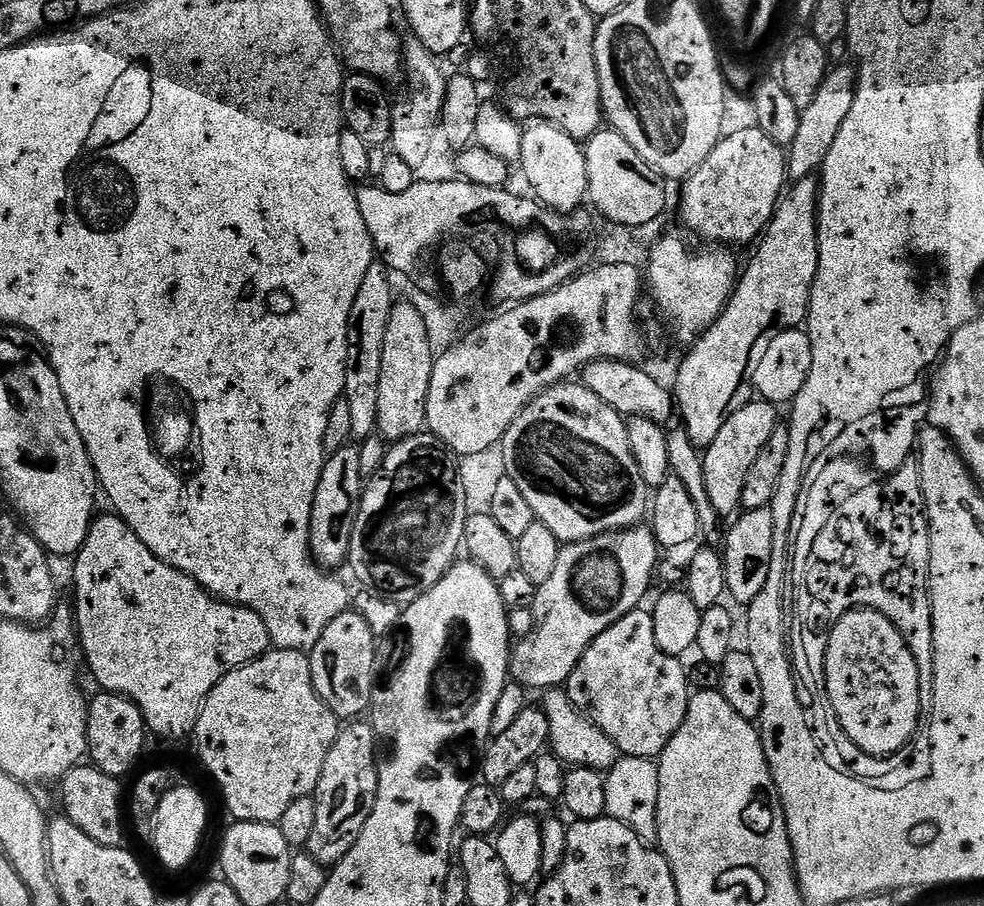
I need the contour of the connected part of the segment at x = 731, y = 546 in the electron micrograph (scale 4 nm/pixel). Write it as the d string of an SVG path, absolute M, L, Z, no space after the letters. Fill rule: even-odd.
M771 507L749 512L741 511L732 522L728 533L724 536L724 548L722 547L724 587L730 600L732 596L733 605L747 606L754 602L754 598L758 598L758 594L762 594L766 586L766 578L770 574L770 562L776 551L774 548L774 514Z

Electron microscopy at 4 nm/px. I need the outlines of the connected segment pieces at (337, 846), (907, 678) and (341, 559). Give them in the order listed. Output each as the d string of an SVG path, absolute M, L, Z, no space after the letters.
M348 722L341 727L334 746L330 746L330 754L326 754L326 762L314 793L314 830L306 845L306 851L319 864L337 864L352 849L358 834L366 826L366 818L378 794L376 744L378 737L371 723Z
M856 608L853 612L846 610L846 614L844 614L840 623L840 628L846 630L847 628L854 627L855 624L858 631L865 632L868 635L868 640L839 640L839 638L833 638L826 641L826 682L820 687L820 692L822 696L828 699L828 704L832 707L833 712L831 712L831 715L834 717L844 739L850 742L855 742L856 740L906 740L906 734L910 734L910 730L914 726L914 716L916 716L916 699L912 696L915 691L914 660L910 658L910 654L904 648L904 642L899 640L899 638L880 640L882 621L879 614L874 614L873 608Z
M345 446L331 453L324 461L318 490L314 494L308 530L308 546L312 559L325 570L336 570L340 563L343 565L348 560L352 523L359 506L361 491L359 447Z

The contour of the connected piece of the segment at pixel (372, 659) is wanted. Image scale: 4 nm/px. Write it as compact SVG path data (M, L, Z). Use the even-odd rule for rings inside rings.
M354 610L338 614L326 630L320 632L318 642L310 649L312 685L324 705L341 721L348 722L369 711L374 685L372 671L376 668L377 637L372 635L366 618Z

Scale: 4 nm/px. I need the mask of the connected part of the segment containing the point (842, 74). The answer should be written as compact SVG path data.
M833 67L824 77L822 86L818 86L818 94L814 94L814 102L810 102L810 106L799 109L798 132L792 144L786 148L786 172L793 181L819 173L820 167L824 165L826 154L830 152L830 146L834 144L834 137L838 134L838 126L842 124L846 114L850 112L855 93L855 67Z

